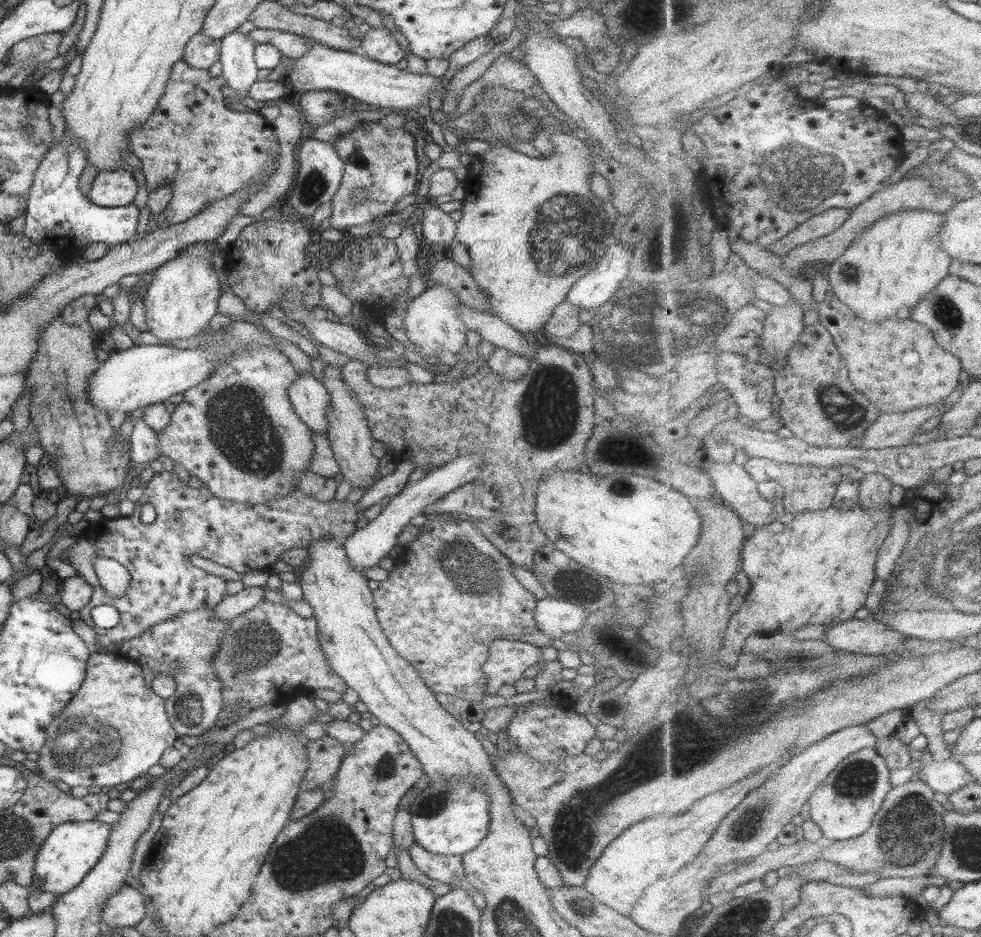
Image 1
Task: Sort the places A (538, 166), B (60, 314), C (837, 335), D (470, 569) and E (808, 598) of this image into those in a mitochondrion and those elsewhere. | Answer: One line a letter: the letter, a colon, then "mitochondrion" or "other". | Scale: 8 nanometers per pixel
A: other
B: other
C: other
D: mitochondrion
E: other

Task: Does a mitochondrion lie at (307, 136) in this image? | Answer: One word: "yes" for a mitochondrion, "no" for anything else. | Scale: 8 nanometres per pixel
no

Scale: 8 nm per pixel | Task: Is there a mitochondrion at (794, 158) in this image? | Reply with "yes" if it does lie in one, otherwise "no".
yes

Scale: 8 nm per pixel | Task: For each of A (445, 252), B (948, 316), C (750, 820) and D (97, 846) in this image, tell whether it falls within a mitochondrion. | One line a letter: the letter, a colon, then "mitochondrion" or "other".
A: other
B: mitochondrion
C: mitochondrion
D: other

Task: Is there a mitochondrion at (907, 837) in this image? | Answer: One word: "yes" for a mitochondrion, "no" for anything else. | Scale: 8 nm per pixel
yes

